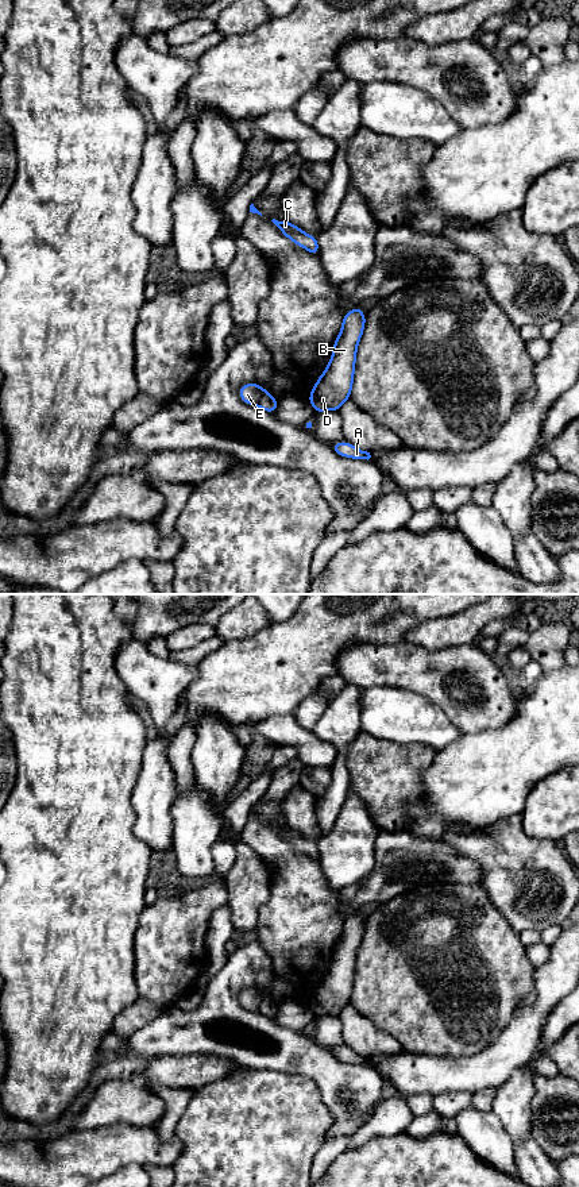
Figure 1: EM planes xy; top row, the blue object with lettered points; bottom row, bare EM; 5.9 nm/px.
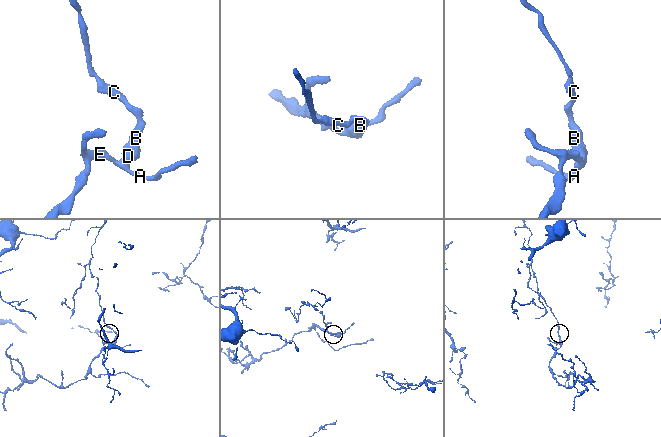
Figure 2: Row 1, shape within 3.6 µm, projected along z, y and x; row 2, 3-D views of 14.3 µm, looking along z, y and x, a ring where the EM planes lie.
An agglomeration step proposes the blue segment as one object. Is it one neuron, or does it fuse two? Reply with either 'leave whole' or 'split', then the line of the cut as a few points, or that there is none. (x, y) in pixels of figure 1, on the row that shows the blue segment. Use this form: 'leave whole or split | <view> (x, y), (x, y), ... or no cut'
split | xy (265, 390), (258, 404)

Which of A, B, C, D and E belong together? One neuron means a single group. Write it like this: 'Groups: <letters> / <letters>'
Groups: A B C D / E

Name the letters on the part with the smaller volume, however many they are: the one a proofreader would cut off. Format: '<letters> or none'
E

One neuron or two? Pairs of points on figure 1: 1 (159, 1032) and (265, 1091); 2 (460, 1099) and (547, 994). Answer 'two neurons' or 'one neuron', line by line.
1: two neurons
2: two neurons

